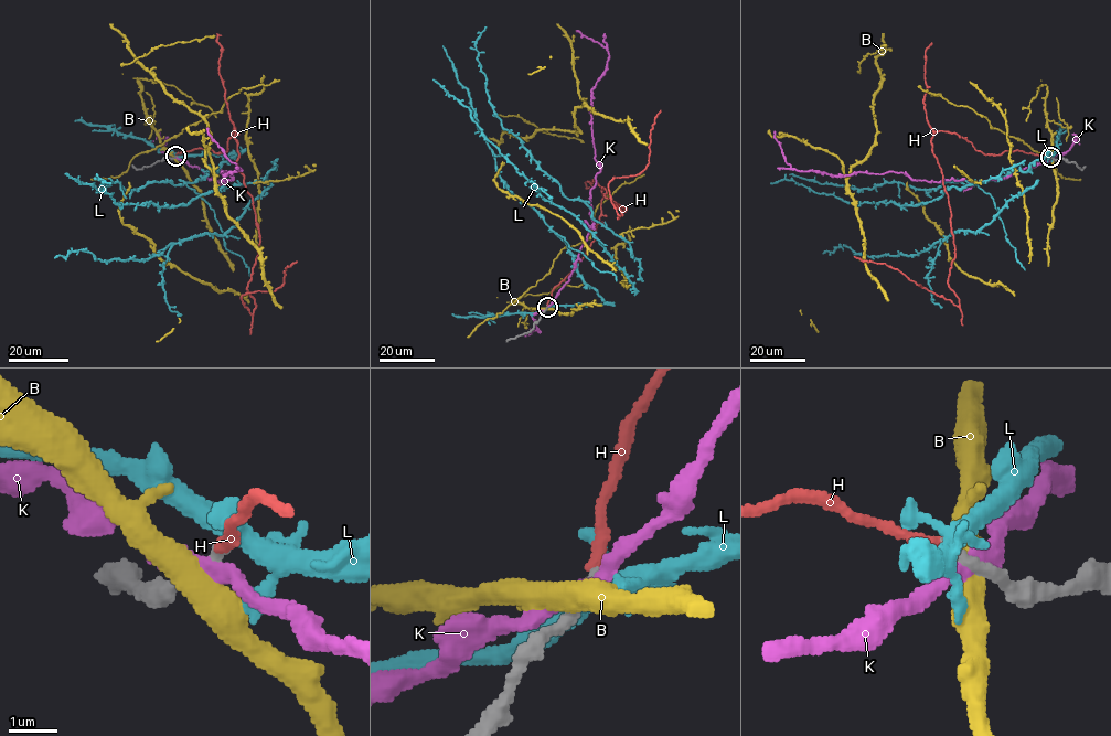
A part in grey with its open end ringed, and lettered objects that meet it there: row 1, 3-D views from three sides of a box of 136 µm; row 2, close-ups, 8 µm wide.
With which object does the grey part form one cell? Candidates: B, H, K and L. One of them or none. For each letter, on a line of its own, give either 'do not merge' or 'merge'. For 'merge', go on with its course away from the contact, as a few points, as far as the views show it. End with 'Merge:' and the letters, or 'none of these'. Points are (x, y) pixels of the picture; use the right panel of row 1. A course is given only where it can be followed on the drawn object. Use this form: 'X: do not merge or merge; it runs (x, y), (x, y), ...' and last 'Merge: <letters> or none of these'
B: do not merge
H: merge
K: do not merge
L: do not merge
Merge: H

